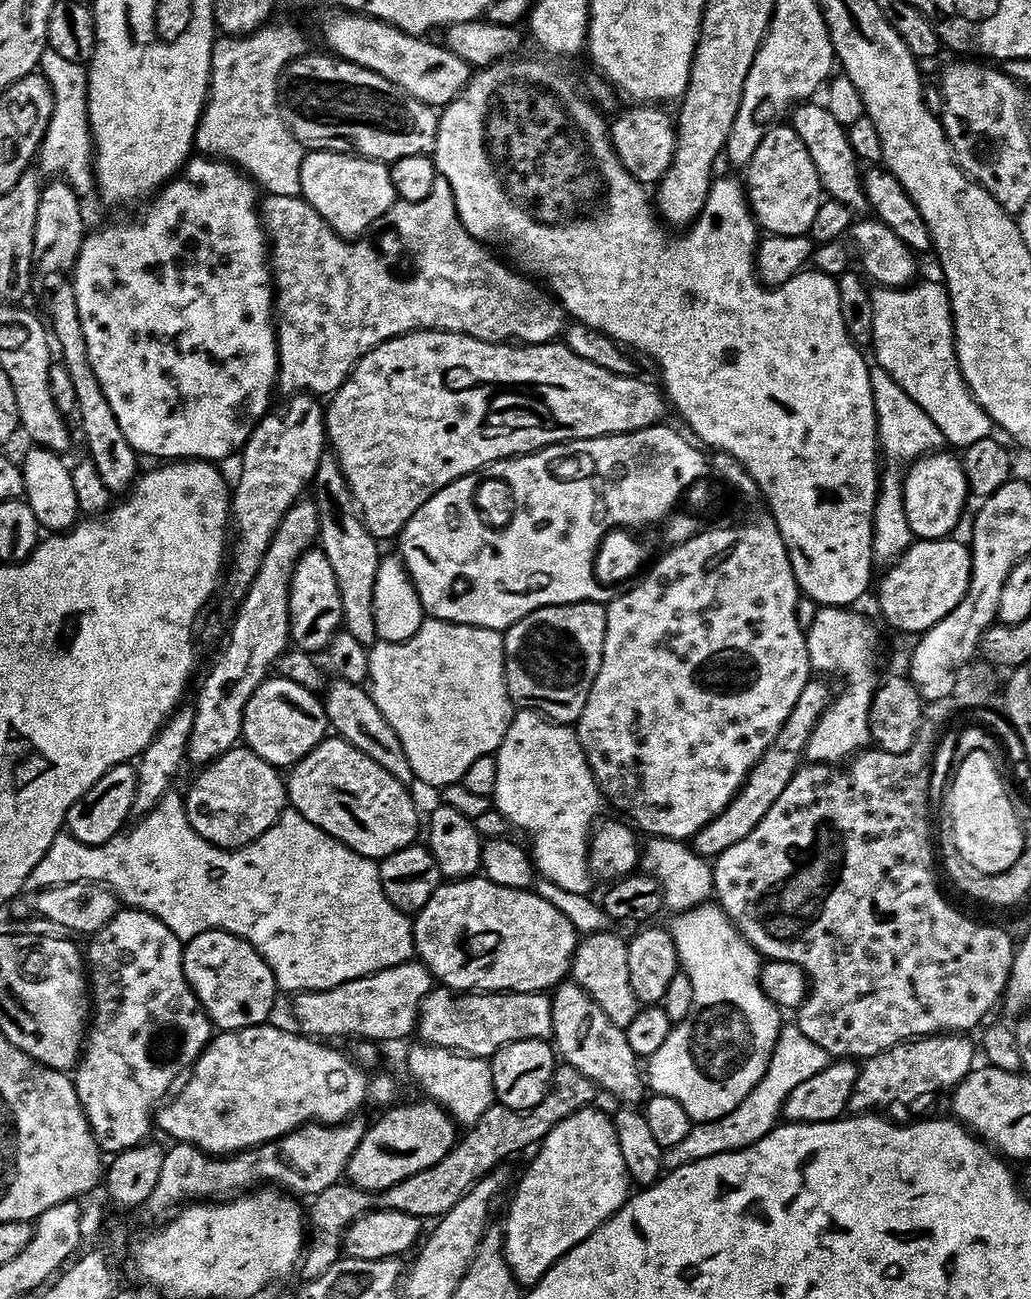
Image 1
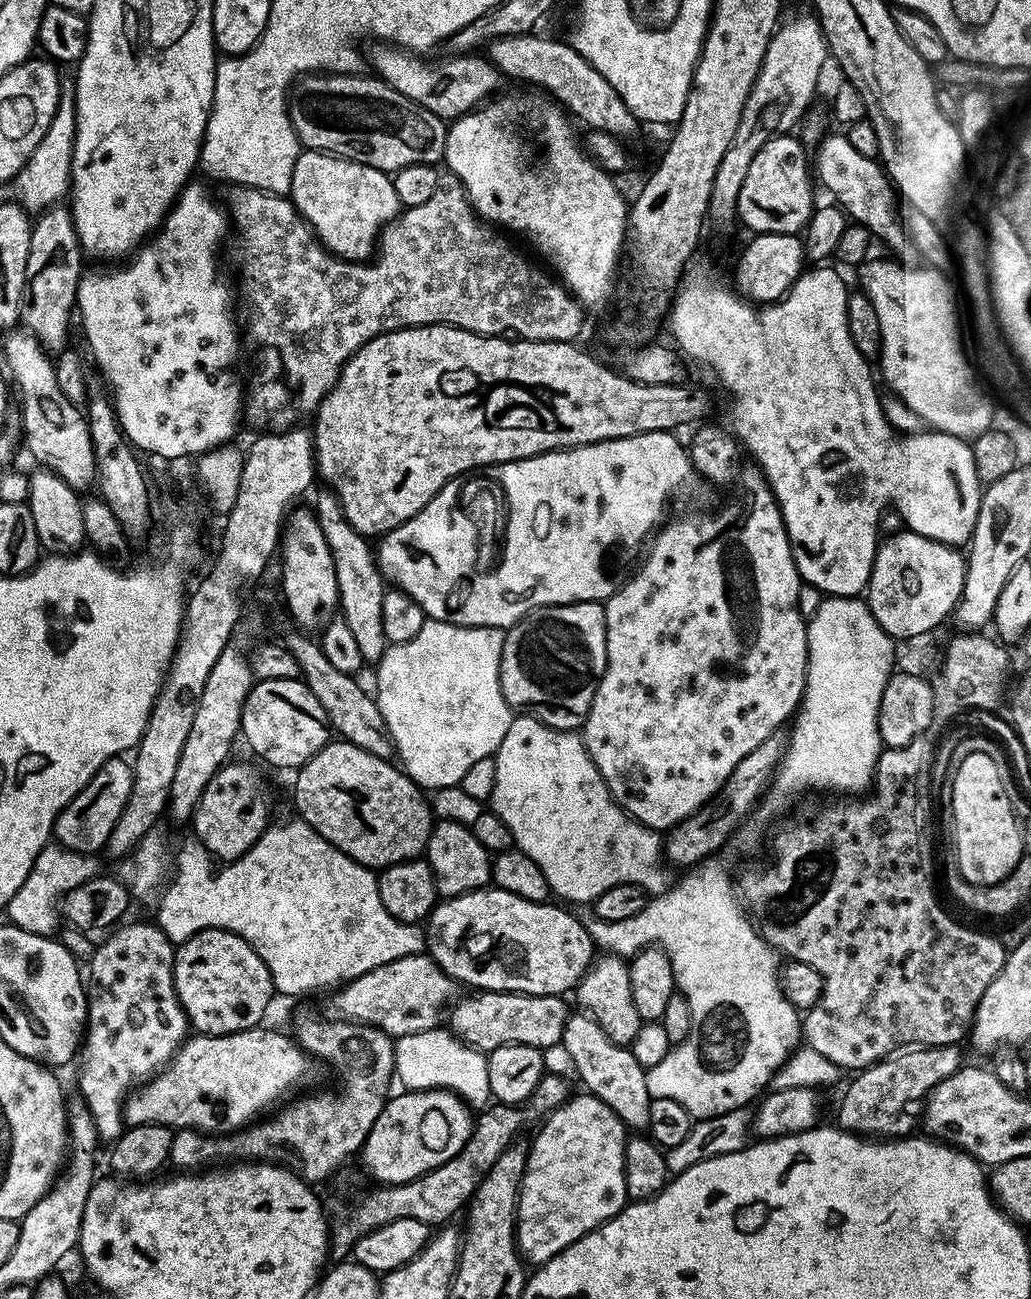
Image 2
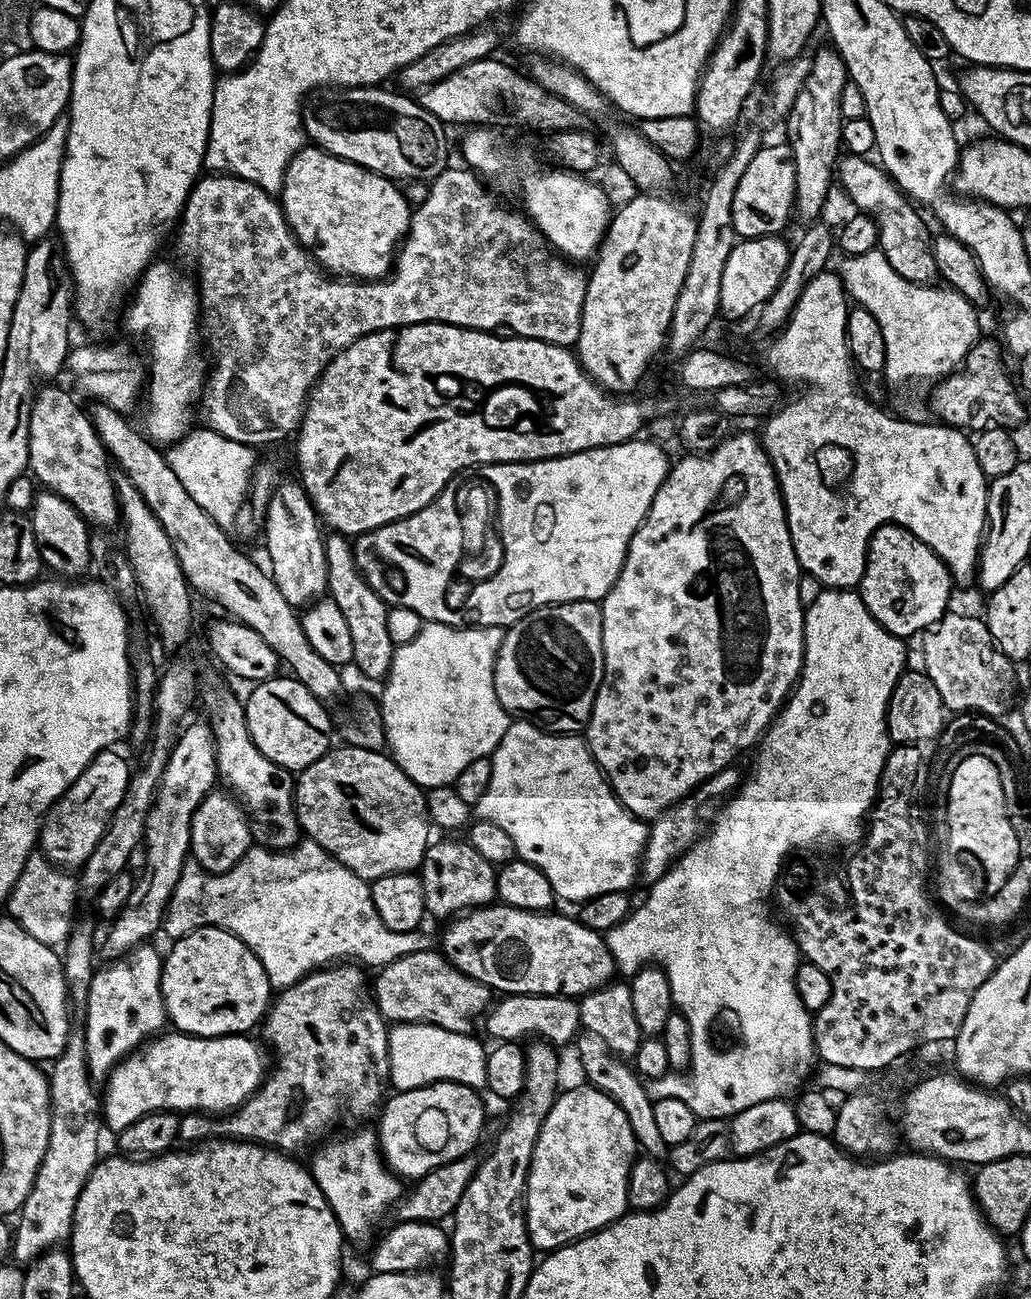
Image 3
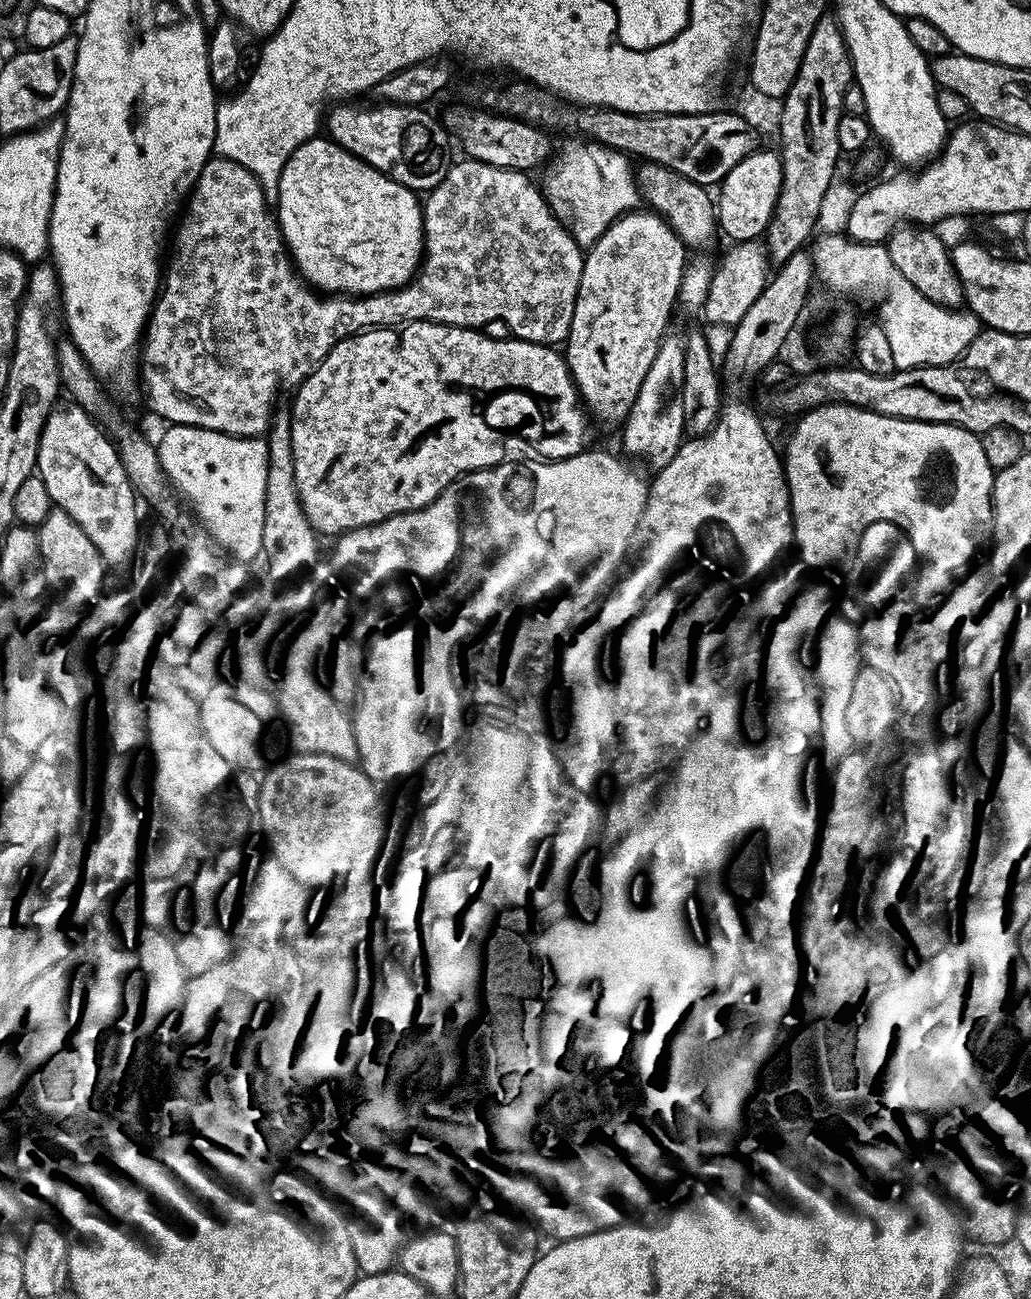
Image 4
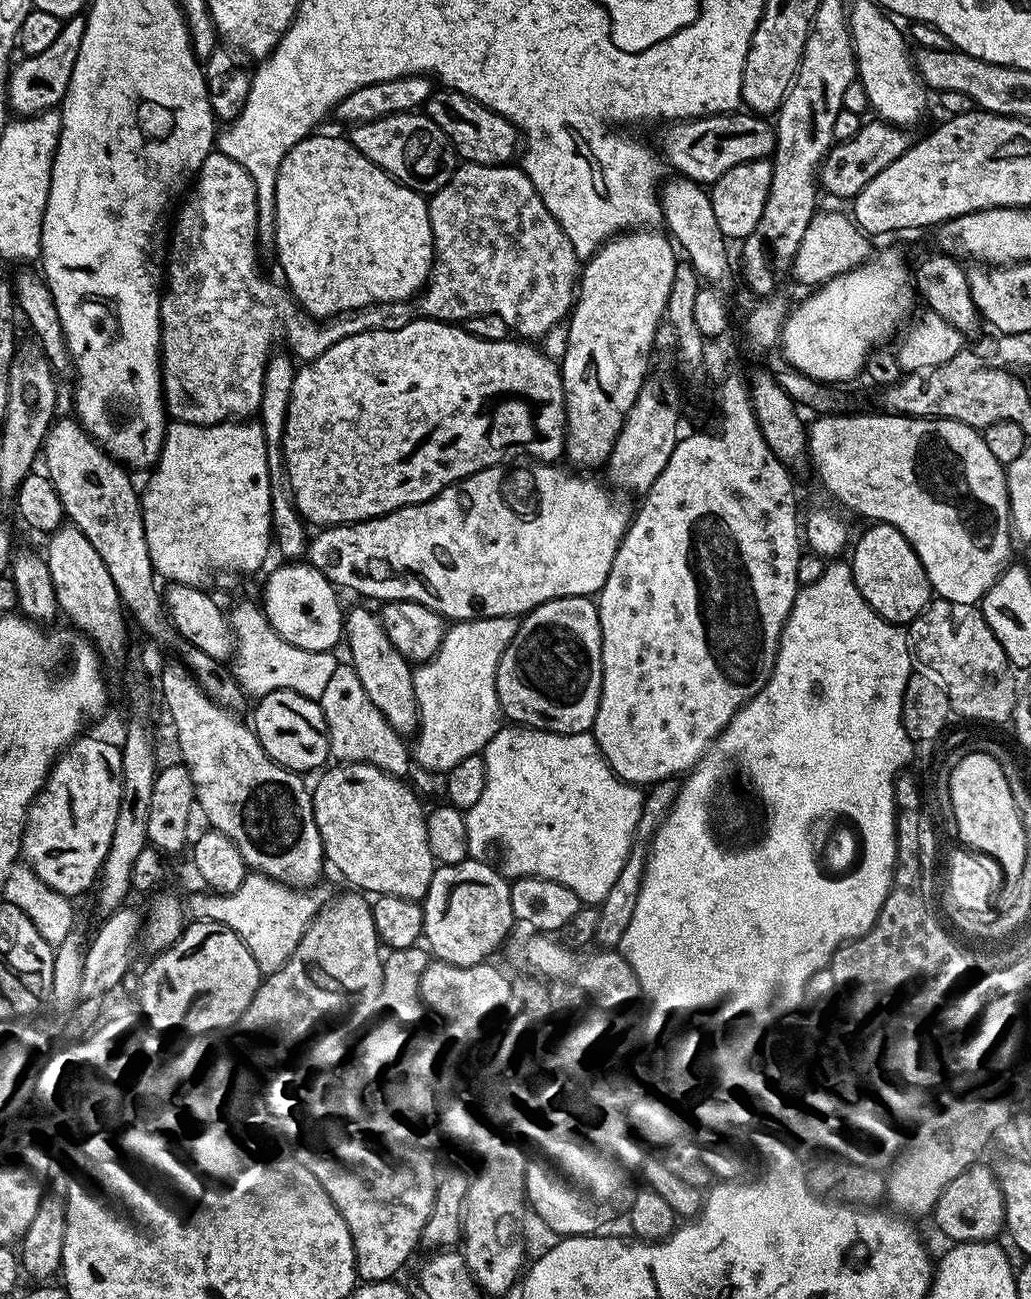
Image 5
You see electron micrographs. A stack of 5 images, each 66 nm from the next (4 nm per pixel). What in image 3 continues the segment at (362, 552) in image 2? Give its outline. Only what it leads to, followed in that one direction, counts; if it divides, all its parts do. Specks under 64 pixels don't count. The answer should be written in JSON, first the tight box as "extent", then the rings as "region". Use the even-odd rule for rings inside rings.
{"extent":[325,534,394,681],"region":[[[332,534],[325,539],[326,562],[328,563],[327,595],[342,610],[346,626],[350,629],[350,643],[354,646],[352,664],[364,676],[383,681],[391,668],[394,643],[387,625],[389,605],[368,585],[356,565],[354,544],[349,537]]]}

